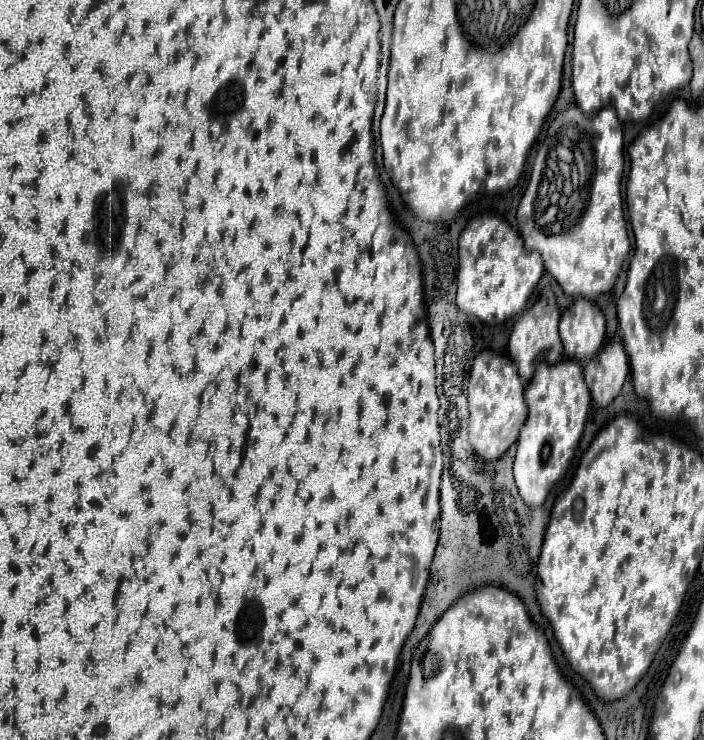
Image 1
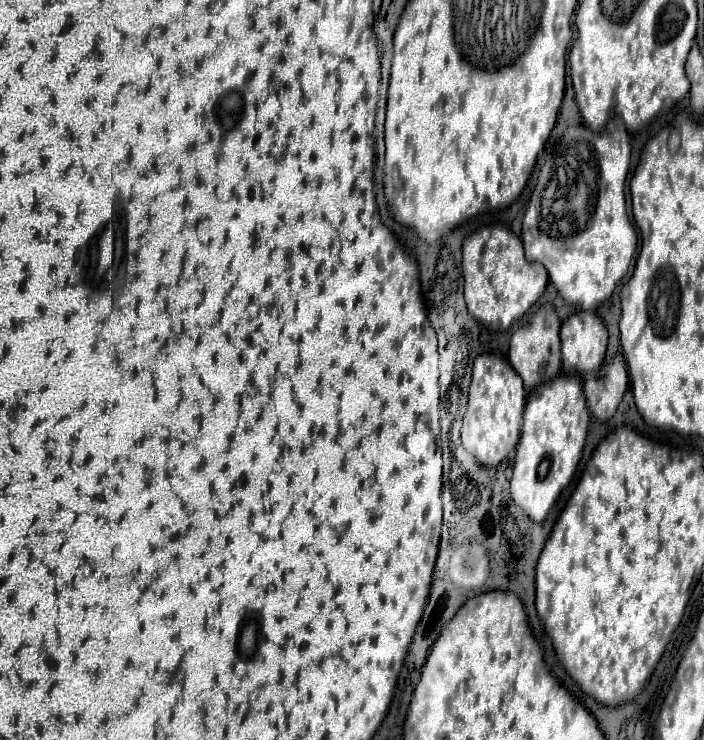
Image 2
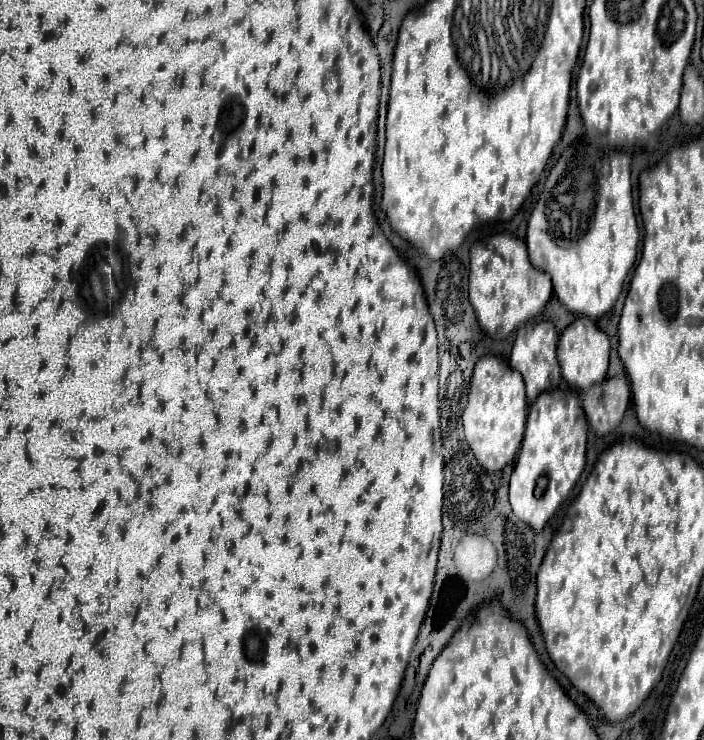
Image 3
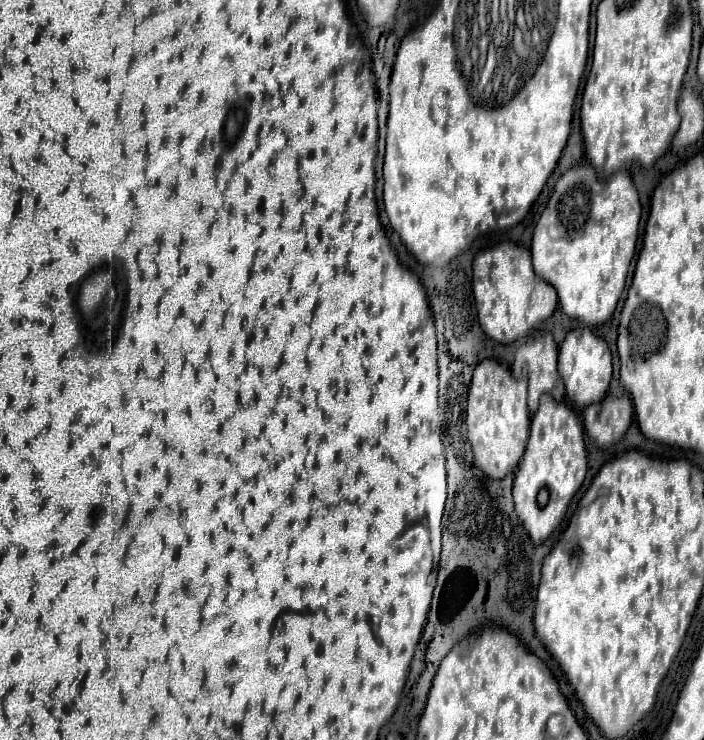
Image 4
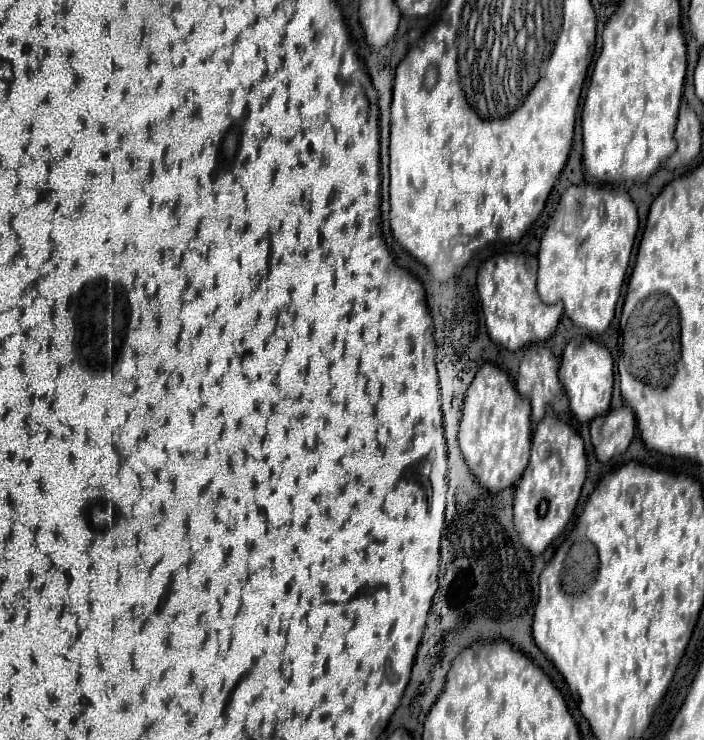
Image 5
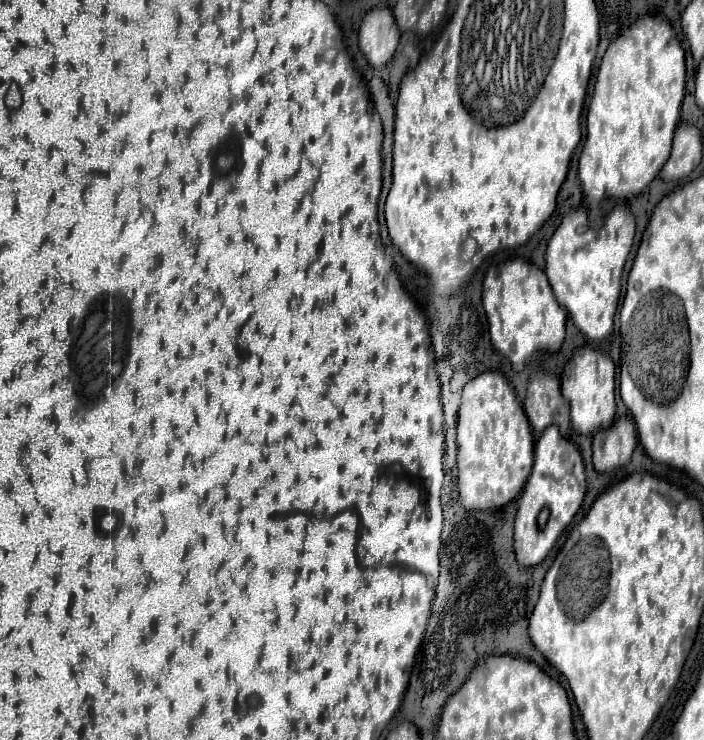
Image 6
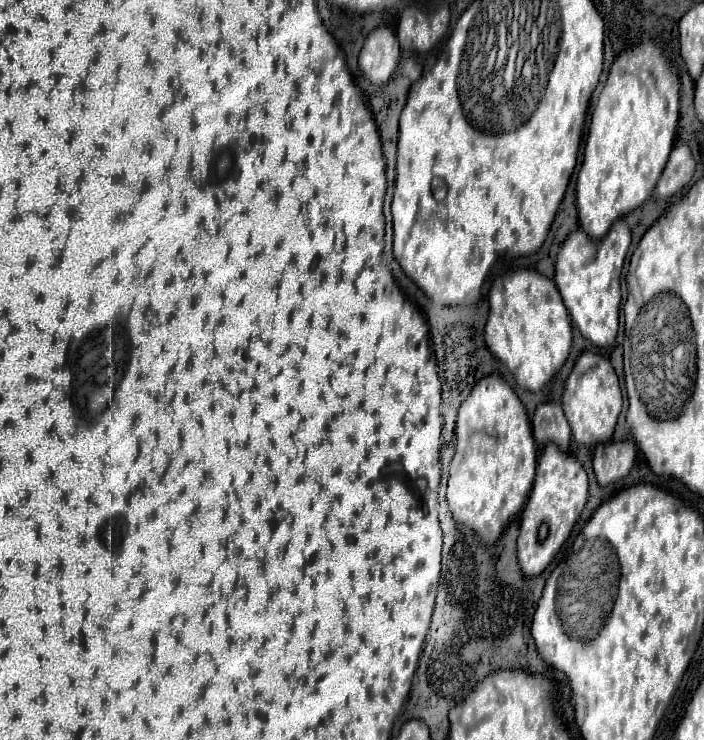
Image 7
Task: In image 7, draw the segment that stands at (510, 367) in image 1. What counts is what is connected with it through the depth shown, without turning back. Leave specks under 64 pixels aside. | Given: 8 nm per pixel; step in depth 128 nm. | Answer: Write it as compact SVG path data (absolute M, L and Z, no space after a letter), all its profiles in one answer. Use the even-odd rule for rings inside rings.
M484 376L458 410L456 454L446 492L454 520L478 532L484 544L494 544L510 518L526 504L534 470L536 442L522 402L498 376Z

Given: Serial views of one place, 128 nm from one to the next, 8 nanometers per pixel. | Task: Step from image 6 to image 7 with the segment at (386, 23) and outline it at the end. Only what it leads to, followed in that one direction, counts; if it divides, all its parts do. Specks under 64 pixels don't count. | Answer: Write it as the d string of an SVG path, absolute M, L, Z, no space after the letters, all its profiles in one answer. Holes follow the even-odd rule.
M388 26L374 28L360 50L358 64L364 76L374 84L384 84L394 74L400 60L400 44Z

